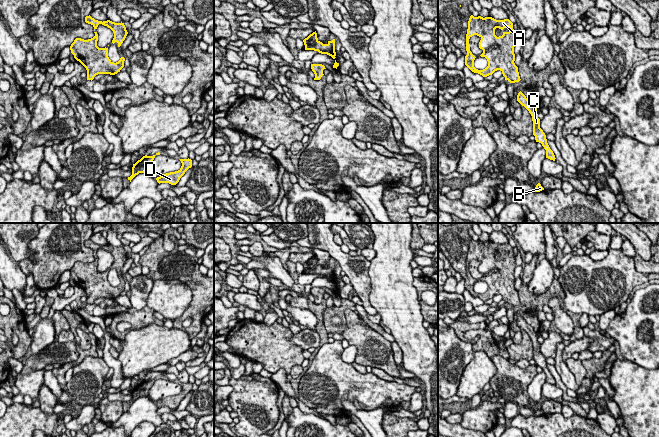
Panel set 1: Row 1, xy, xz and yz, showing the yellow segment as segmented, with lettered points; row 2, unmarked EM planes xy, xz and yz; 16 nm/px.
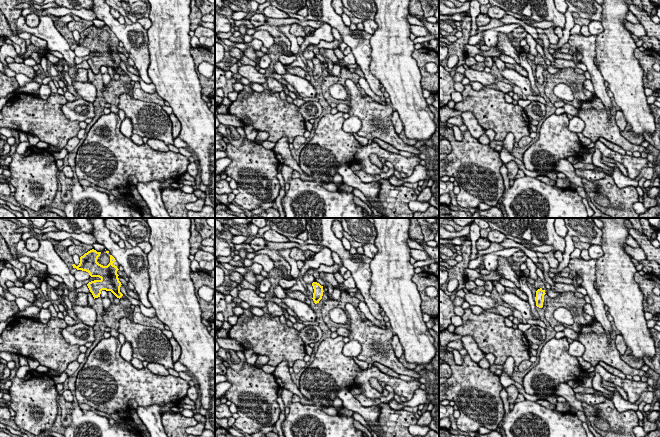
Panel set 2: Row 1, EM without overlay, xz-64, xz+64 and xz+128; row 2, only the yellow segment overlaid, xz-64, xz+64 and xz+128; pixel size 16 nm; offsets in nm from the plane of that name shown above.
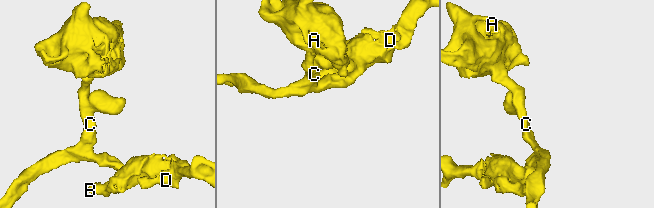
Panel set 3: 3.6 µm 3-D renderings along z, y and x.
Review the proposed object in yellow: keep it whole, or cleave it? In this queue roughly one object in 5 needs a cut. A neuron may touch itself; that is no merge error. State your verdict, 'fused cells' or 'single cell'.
single cell

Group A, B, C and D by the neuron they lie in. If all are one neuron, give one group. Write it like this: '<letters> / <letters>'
A B C D

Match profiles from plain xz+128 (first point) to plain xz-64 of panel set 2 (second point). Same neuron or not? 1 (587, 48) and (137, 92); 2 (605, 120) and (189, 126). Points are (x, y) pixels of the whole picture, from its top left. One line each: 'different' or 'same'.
1: different
2: different

